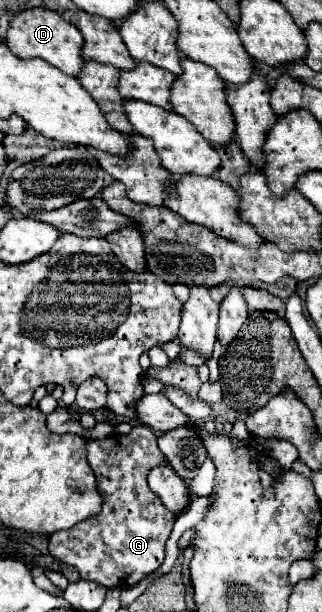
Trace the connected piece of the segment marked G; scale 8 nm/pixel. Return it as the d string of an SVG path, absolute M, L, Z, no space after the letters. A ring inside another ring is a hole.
M136 424L130 434L88 440L88 464L104 494L102 512L70 530L52 534L48 550L58 560L78 568L84 580L94 580L106 588L130 588L160 568L166 556L164 546L174 526L172 514L166 512L146 482L152 468L164 466L164 454L160 454L156 434L148 426Z

